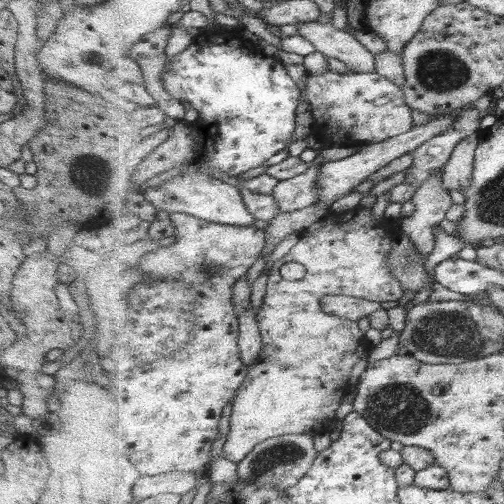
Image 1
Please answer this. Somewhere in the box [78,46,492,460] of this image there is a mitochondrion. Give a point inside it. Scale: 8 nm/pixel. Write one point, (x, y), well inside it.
(448, 334)

